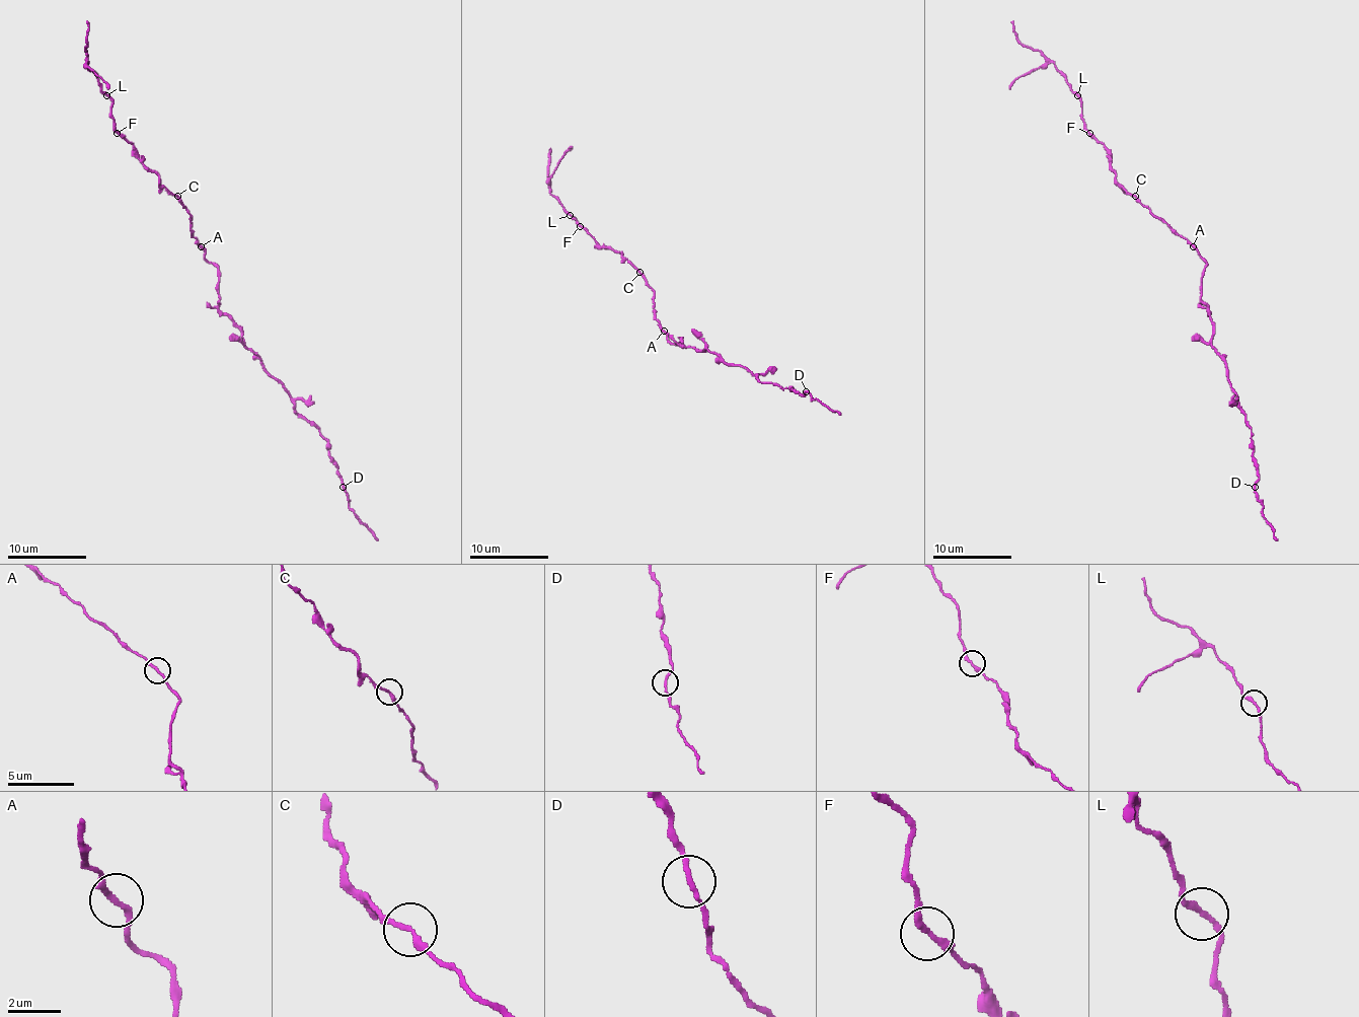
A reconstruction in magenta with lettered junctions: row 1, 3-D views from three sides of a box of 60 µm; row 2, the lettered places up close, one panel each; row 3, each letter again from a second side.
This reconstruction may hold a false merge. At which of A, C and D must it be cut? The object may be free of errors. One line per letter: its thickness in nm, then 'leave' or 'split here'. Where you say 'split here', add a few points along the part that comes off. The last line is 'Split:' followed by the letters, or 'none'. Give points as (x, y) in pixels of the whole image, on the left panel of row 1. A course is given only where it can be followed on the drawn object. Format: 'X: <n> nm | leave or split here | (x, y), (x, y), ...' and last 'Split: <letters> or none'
A: 190 nm | leave
C: 200 nm | leave
D: 180 nm | leave
Split: none

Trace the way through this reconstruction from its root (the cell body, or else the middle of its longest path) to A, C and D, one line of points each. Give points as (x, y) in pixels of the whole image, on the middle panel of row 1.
A: (676, 345), (664, 331)
C: (676, 345), (668, 339), (656, 318), (654, 291), (640, 272)
D: (676, 345), (681, 339), (685, 346), (707, 348), (727, 364), (741, 364), (760, 381), (802, 395), (806, 391)

